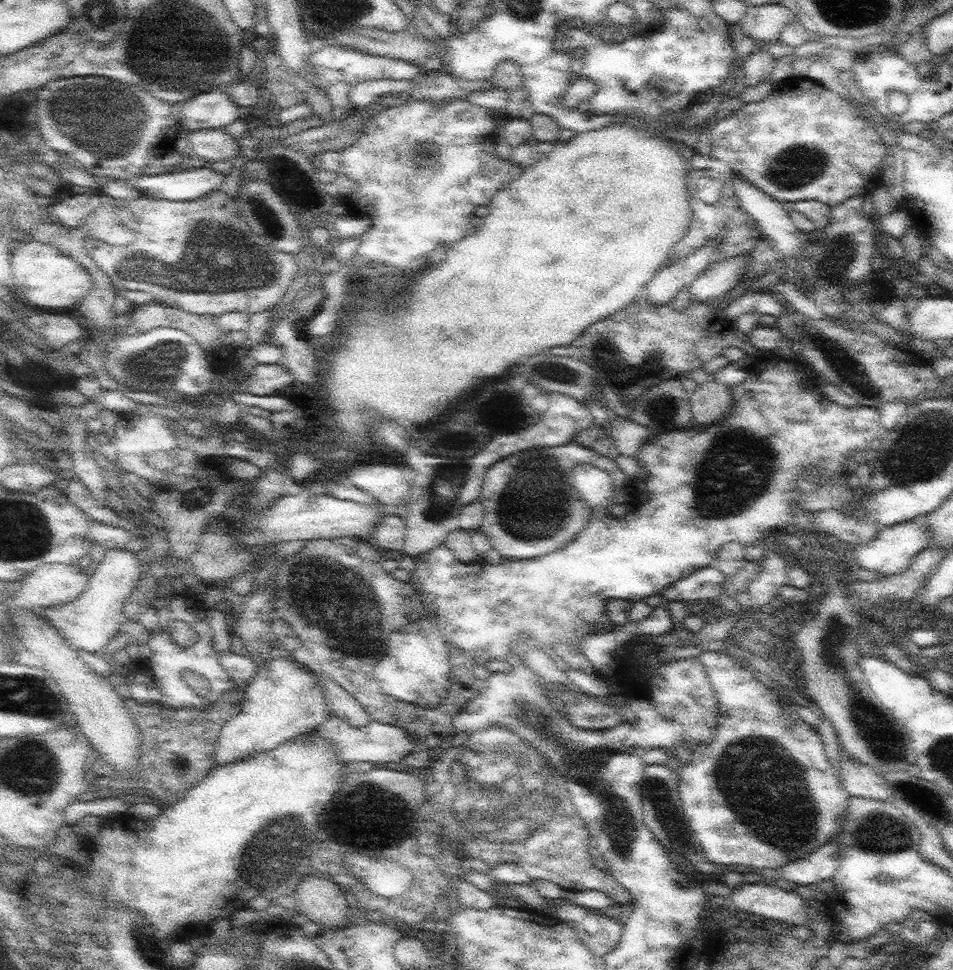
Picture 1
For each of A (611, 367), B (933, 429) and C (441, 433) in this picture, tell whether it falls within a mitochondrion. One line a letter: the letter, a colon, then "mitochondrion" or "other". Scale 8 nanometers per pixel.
A: mitochondrion
B: mitochondrion
C: other

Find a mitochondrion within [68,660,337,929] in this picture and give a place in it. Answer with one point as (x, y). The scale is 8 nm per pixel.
(275, 852)

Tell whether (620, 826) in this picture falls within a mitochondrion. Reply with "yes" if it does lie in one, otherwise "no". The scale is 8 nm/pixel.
yes

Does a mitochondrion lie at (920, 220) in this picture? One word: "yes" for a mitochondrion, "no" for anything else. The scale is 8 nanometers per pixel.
no

